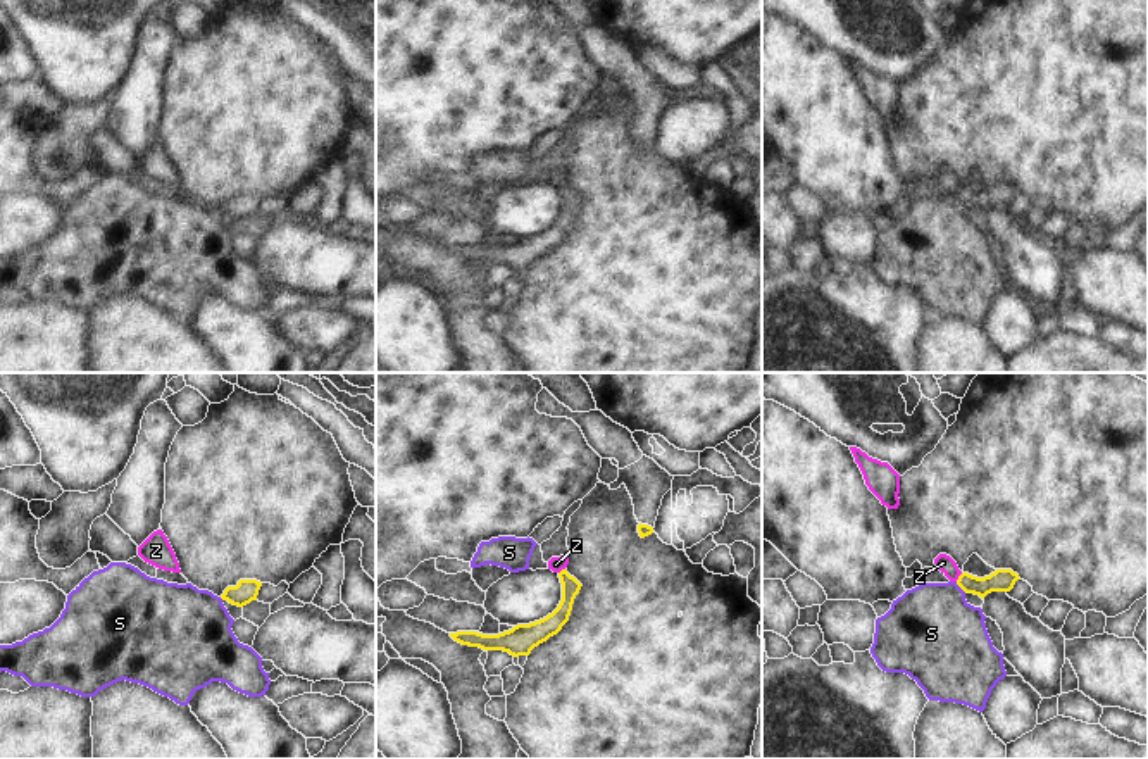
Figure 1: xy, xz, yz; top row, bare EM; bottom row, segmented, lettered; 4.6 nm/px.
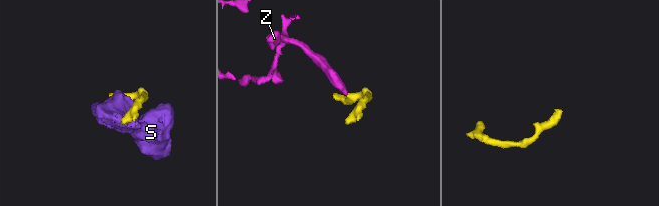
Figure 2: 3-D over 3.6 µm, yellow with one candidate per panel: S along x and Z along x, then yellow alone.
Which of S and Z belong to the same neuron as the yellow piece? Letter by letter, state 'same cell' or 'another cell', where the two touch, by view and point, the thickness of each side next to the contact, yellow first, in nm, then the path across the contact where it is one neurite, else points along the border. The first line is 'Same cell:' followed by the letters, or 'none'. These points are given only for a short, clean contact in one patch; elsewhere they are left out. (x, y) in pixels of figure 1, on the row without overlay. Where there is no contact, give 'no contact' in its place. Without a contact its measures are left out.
Same cell: Z
S: another cell; meets yellow in yz at (960, 200); 110 nm thick on the yellow side, 440 nm on the other
Z: same cell; meets yellow in yz at (959, 190); 110 nm thick on the yellow side, 80 nm on the other; runs through yz (1002, 194), (967, 197), (959, 190), (943, 176)

